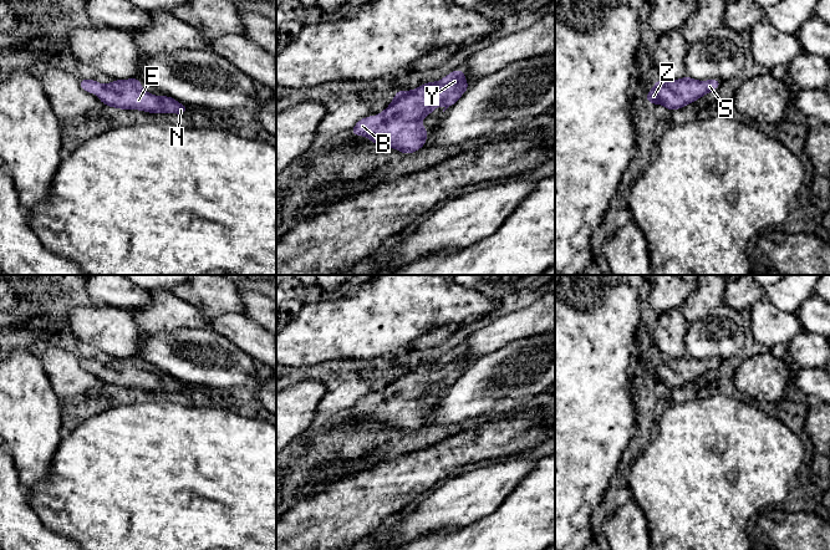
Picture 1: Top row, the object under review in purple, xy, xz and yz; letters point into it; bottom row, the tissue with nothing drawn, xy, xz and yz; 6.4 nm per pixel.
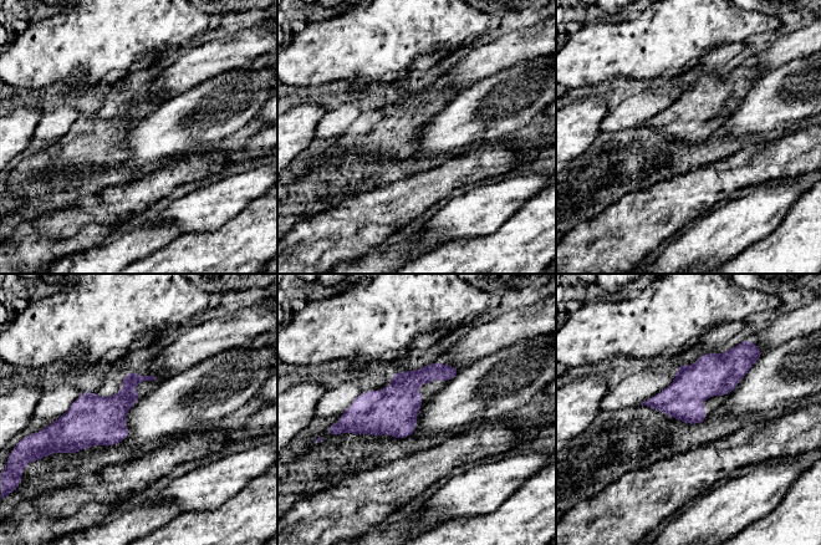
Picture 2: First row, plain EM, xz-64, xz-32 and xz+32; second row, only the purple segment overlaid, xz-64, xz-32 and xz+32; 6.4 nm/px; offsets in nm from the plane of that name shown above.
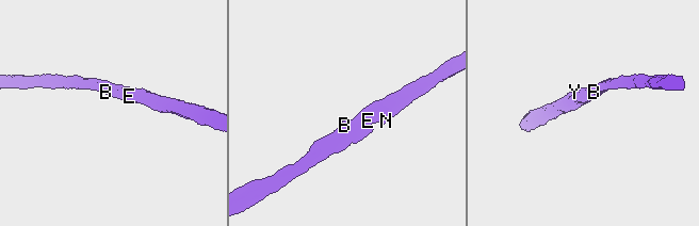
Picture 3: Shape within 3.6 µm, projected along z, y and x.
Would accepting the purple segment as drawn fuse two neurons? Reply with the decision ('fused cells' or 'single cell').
single cell

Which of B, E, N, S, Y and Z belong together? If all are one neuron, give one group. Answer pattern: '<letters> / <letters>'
B E N S Y Z

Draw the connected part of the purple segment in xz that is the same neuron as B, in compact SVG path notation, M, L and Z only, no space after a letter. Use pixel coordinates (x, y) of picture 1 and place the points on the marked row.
M454 70L438 82L421 85L414 91L397 91L383 112L360 119L350 132L403 154L413 153L424 146L429 134L421 119L441 105L445 106L443 112L453 106L469 87L464 77L463 70Z

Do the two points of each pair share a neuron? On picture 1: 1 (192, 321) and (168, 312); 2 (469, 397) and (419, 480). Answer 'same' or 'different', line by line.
1: same
2: different

